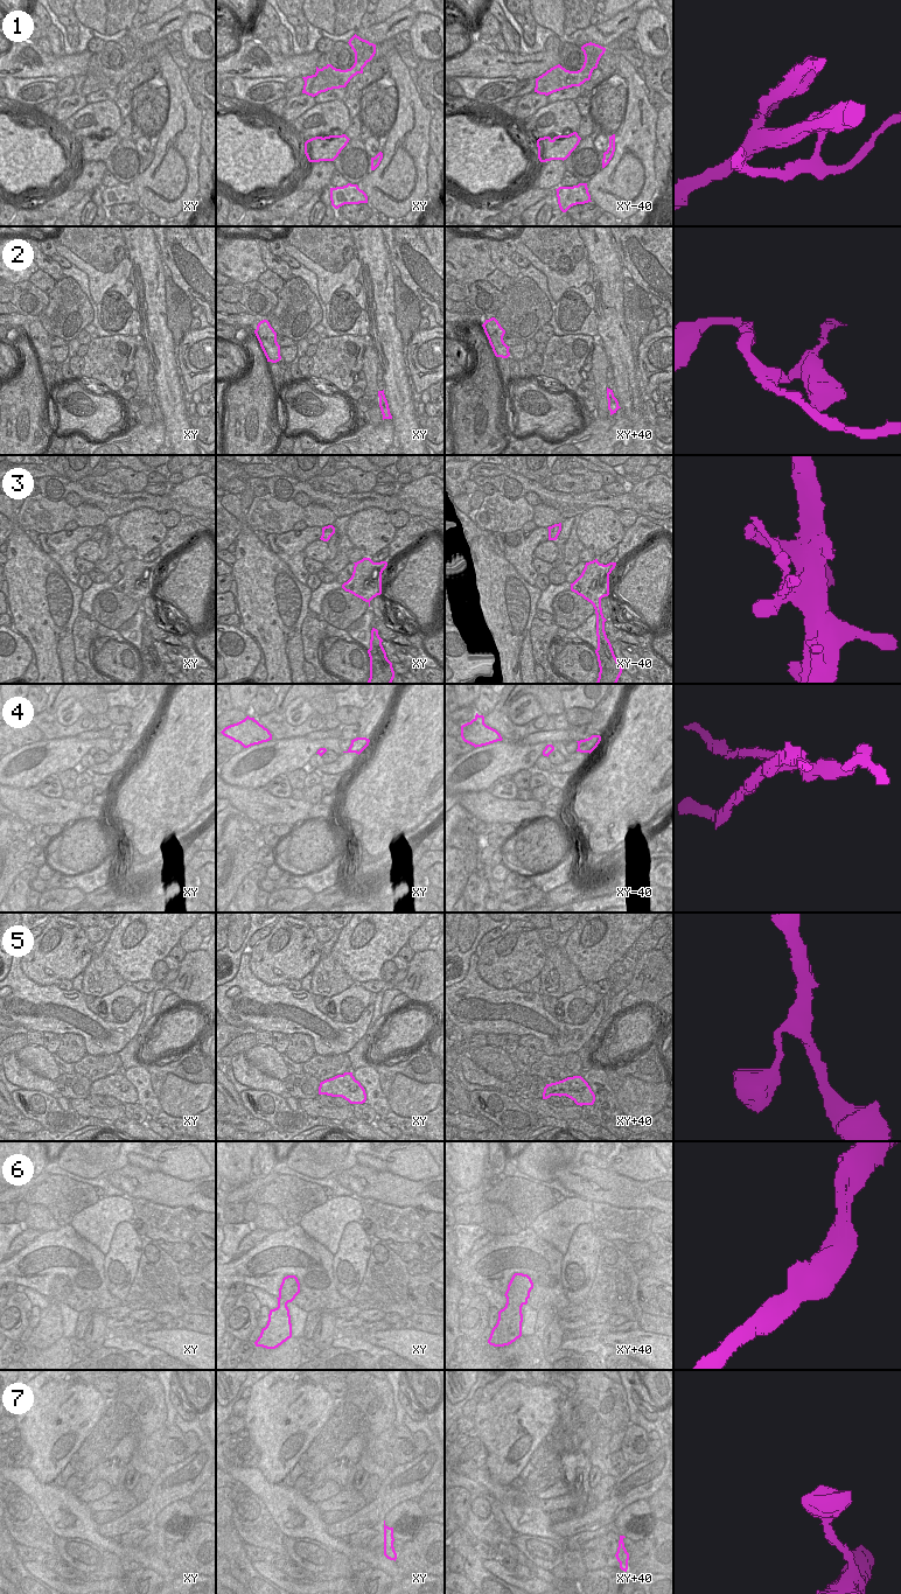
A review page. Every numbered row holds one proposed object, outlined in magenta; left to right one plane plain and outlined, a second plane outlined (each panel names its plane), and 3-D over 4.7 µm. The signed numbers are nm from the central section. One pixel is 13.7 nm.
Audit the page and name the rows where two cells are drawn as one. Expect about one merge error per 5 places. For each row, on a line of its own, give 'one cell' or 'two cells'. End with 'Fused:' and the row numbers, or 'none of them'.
1: two cells
2: one cell
3: one cell
4: two cells
5: one cell
6: one cell
7: one cell
Fused: 1, 4

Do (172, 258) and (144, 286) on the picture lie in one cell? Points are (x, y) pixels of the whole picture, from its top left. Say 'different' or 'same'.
different

